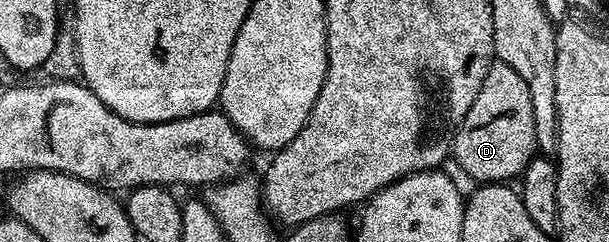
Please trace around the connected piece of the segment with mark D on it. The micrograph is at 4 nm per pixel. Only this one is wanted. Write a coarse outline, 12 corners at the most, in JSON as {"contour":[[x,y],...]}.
{"contour":[[495,61],[453,134],[478,184],[516,180],[538,151],[527,82]]}

